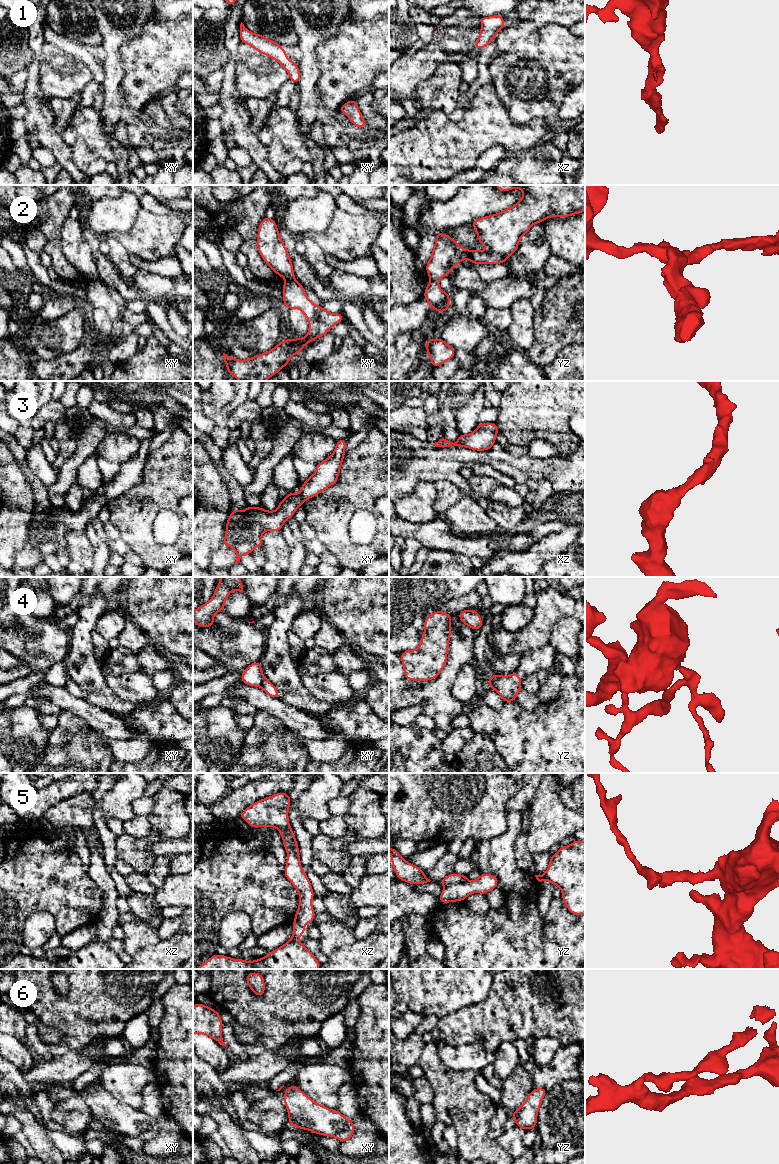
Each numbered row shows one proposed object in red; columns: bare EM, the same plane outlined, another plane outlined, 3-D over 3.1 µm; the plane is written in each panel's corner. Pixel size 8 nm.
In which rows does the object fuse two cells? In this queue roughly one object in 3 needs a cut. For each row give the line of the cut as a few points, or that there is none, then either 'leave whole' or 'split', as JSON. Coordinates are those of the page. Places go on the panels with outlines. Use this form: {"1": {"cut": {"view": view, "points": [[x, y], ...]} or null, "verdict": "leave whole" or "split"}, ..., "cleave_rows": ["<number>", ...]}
{"1": {"cut": null, "verdict": "leave whole"}, "2": {"cut": {"view": "xy", "points": [[294, 278], [286, 281]]}, "verdict": "split"}, "3": {"cut": null, "verdict": "leave whole"}, "4": {"cut": {"view": "xy", "points": [[264, 678], [260, 686]]}, "verdict": "split"}, "5": {"cut": {"view": "yz", "points": [[467, 880], [452, 882], [444, 887]]}, "verdict": "split"}, "6": {"cut": null, "verdict": "leave whole"}, "cleave_rows": ["2", "4", "5"]}

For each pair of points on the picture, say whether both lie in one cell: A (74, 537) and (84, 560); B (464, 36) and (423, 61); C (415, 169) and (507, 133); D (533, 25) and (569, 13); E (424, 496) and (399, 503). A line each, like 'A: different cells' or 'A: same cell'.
A: same cell
B: same cell
C: same cell
D: same cell
E: same cell

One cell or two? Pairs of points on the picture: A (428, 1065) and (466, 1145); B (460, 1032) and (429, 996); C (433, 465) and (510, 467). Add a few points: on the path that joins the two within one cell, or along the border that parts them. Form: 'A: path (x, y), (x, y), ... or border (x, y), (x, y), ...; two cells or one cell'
A: path (448, 1085), (466, 1105), (466, 1125); one cell
B: border (467, 1005), (439, 1018); two cells
C: path (452, 459), (456, 457), (491, 457); one cell

